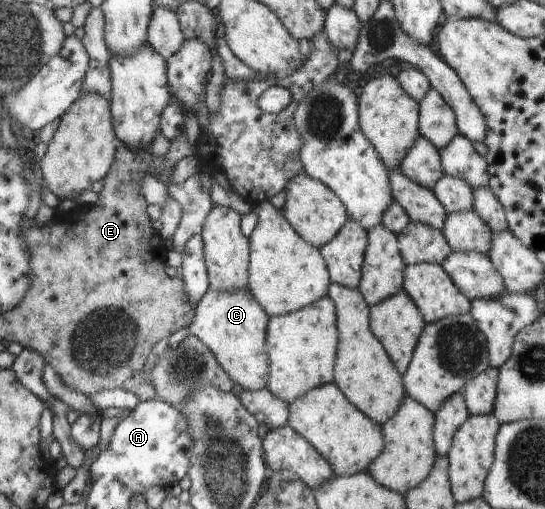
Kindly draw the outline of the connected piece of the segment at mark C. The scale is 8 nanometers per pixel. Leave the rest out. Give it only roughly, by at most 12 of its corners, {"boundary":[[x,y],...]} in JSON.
{"boundary":[[249,288],[207,290],[189,333],[245,391],[267,387],[270,317]]}

